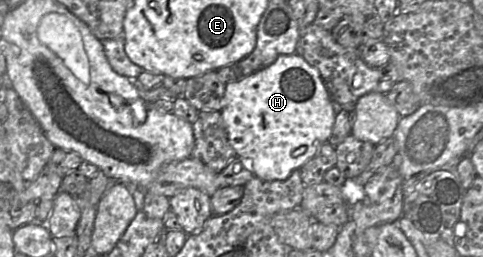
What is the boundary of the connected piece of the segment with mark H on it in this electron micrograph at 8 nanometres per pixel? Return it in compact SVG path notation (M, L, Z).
M297 53L280 55L268 66L227 83L220 112L237 157L248 164L255 177L266 181L286 180L294 170L300 170L328 142L336 117L319 71Z

